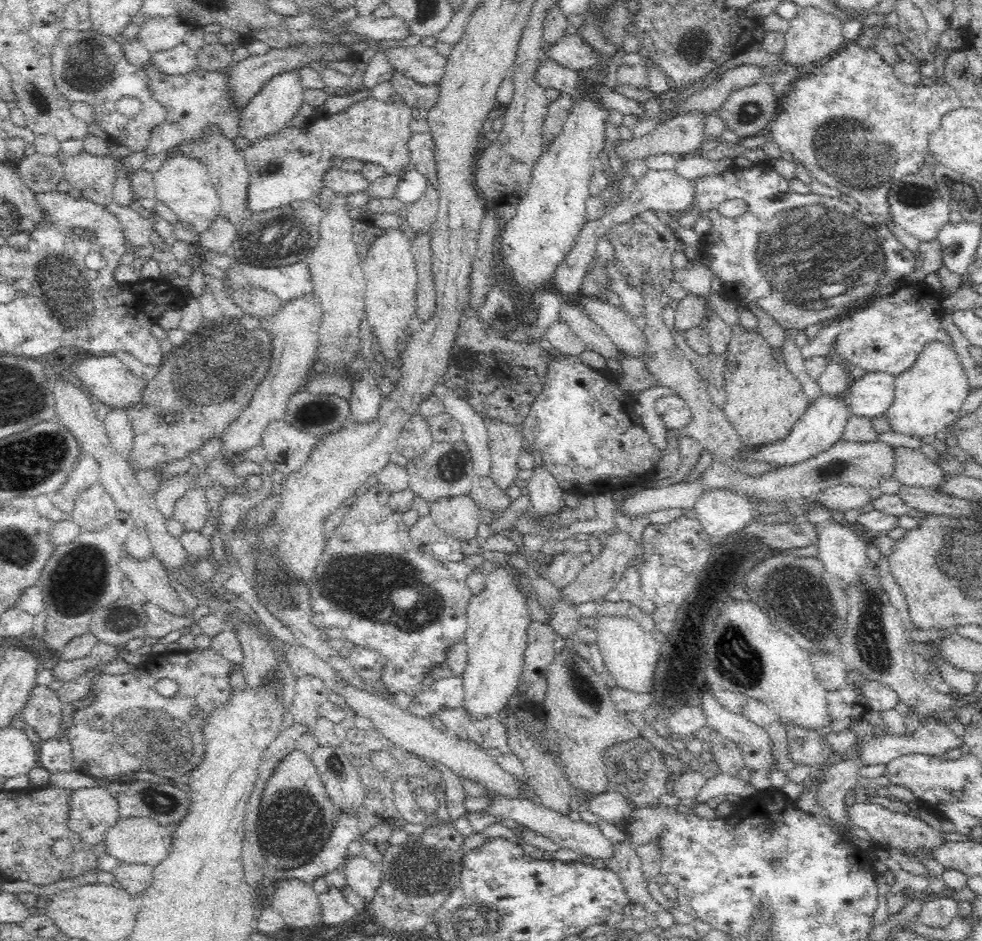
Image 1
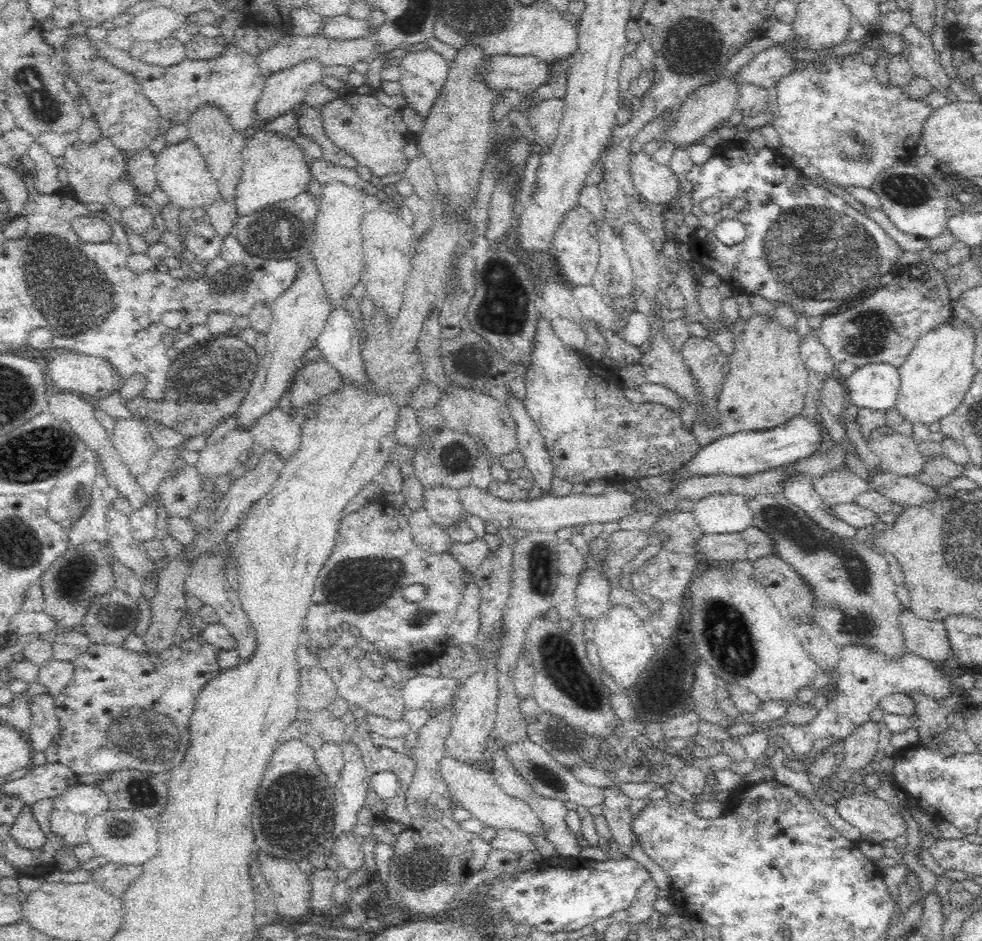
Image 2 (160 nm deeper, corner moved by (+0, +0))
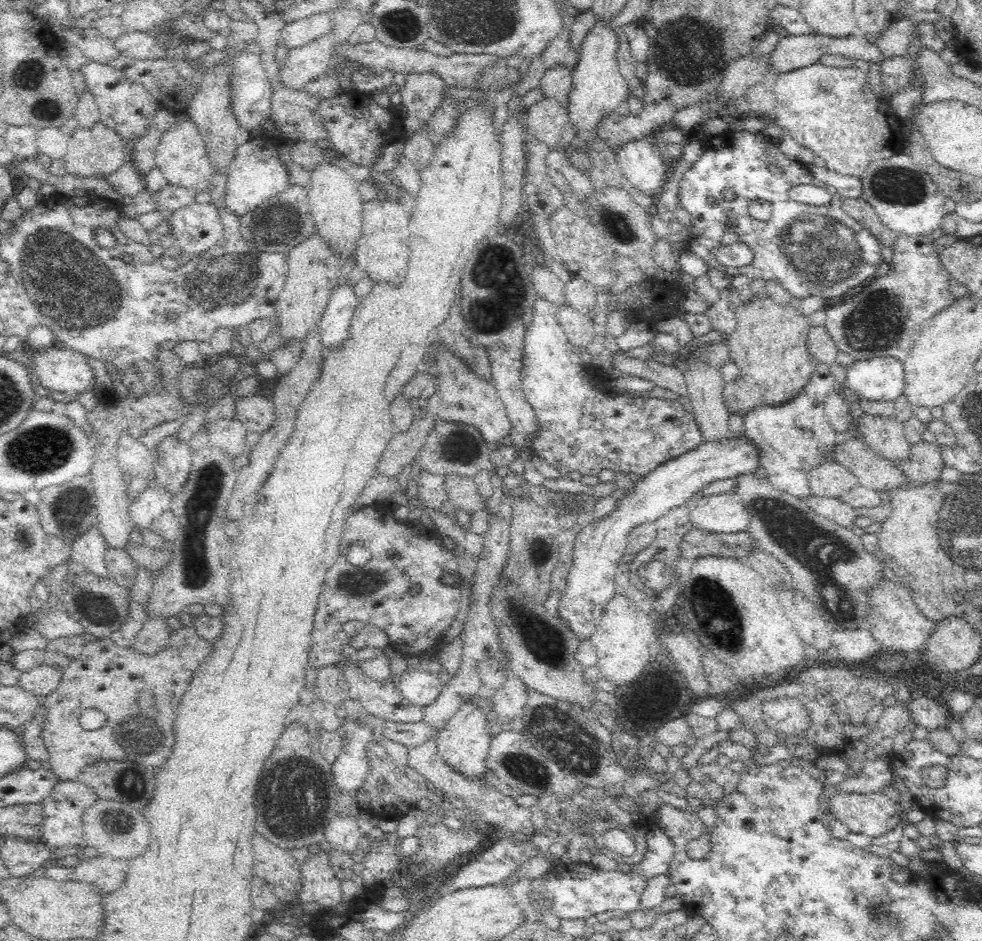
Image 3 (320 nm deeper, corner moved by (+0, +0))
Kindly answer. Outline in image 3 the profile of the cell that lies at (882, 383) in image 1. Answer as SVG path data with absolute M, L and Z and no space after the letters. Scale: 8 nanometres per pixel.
M891 356L858 360L847 368L846 388L861 399L896 401L903 394L903 362Z

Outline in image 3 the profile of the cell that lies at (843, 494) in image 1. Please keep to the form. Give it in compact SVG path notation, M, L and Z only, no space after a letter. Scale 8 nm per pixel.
M835 461L817 464L808 471L808 486L812 495L838 498L858 485L858 477Z

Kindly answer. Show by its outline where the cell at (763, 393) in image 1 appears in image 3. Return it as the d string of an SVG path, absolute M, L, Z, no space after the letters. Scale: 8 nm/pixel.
M754 295L748 304L741 304L736 310L736 331L729 336L727 345L731 361L741 371L737 385L728 385L723 388L722 396L725 400L729 414L741 412L743 416L755 406L763 404L781 405L800 394L804 385L815 372L819 364L808 352L807 339L811 330L811 321L800 313L800 300L793 298L793 301L786 305L776 304L769 295Z

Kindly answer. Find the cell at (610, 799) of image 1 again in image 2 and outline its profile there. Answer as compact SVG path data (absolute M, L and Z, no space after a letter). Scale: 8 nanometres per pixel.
M530 739L505 744L505 755L511 765L516 768L516 773L524 778L534 793L544 798L554 798L564 802L584 806L591 811L600 811L604 806L604 792L596 786L588 786L574 777L566 767L562 766L547 750Z

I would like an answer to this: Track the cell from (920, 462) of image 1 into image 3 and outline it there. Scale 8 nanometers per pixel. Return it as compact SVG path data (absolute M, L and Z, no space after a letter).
M865 414L856 423L855 433L859 431L865 444L890 462L909 455L911 445L906 441L904 426L894 418Z

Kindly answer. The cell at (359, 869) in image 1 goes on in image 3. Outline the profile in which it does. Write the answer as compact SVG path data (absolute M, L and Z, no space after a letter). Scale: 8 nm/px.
M340 815L332 818L325 828L325 838L330 843L332 849L336 849L347 855L354 854L363 842L360 826L358 826L357 818Z

